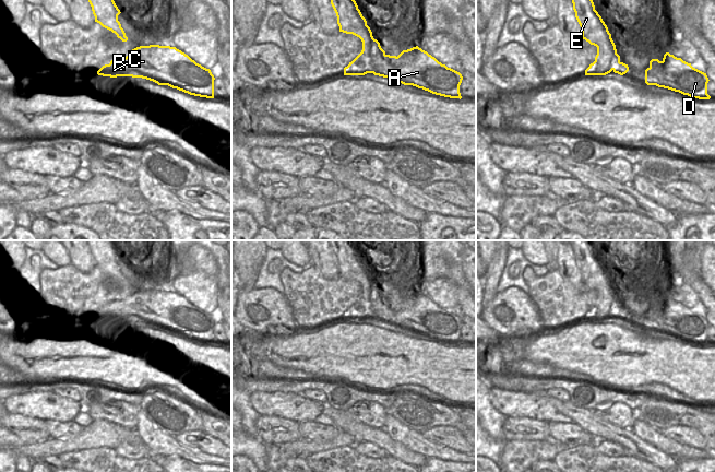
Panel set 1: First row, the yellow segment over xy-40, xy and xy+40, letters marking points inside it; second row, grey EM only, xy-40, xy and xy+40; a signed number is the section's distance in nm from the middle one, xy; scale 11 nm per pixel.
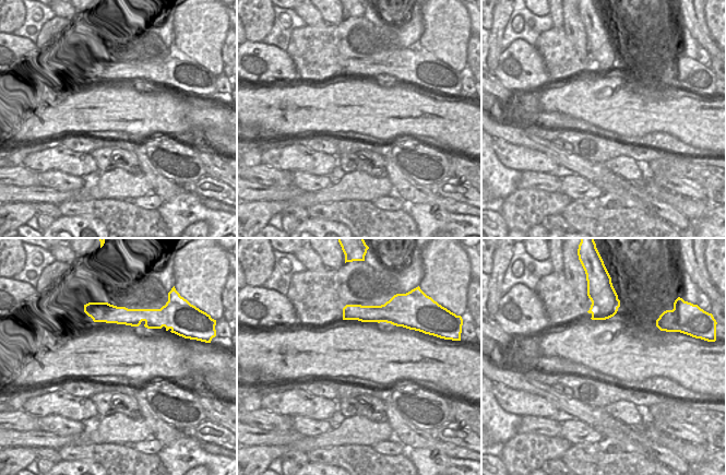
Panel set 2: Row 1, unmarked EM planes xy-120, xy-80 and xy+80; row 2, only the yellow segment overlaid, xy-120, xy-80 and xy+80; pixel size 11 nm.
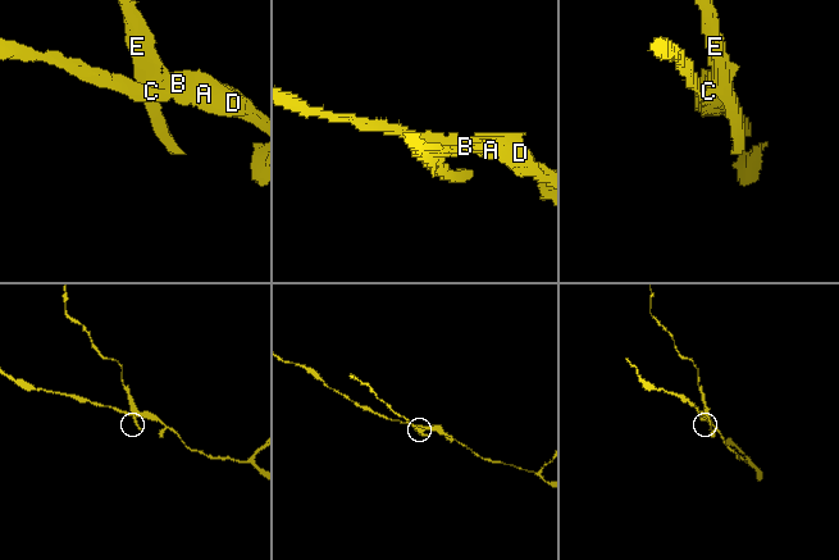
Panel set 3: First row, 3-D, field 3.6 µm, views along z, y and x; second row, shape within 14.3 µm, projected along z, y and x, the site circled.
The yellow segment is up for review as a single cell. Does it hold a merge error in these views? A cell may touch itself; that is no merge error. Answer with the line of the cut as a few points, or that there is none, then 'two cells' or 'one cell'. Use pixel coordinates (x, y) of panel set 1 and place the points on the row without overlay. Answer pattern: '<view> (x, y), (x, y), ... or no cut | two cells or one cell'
xy (373, 283), (371, 286), (370, 317) | two cells

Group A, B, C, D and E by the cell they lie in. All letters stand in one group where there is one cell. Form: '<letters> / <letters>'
A B C D / E

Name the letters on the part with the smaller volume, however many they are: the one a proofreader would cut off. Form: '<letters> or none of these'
E

